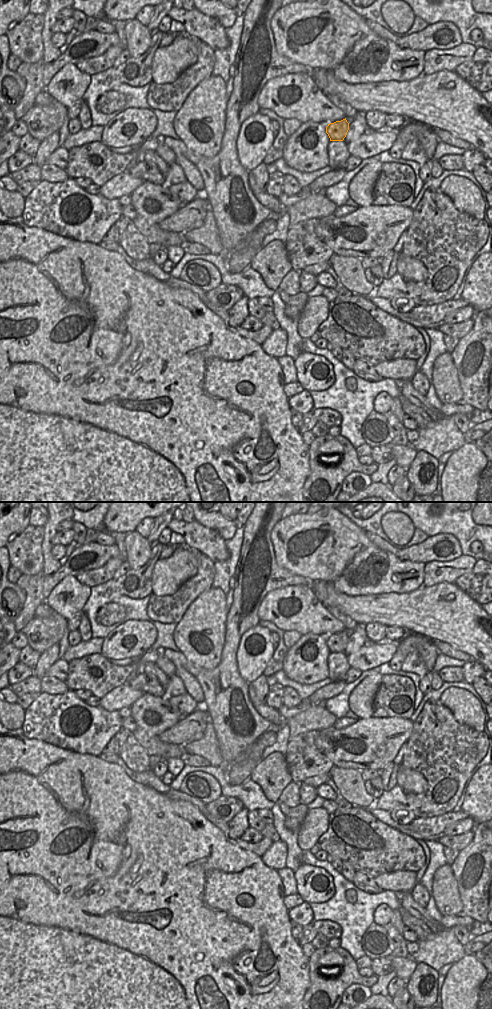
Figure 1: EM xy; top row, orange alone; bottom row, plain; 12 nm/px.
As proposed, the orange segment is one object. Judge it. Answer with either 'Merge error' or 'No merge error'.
Merge error.

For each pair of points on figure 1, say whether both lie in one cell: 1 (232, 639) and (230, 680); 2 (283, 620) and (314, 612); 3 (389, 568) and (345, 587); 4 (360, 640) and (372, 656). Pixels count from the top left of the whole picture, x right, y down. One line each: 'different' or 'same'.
1: same
2: same
3: same
4: different

